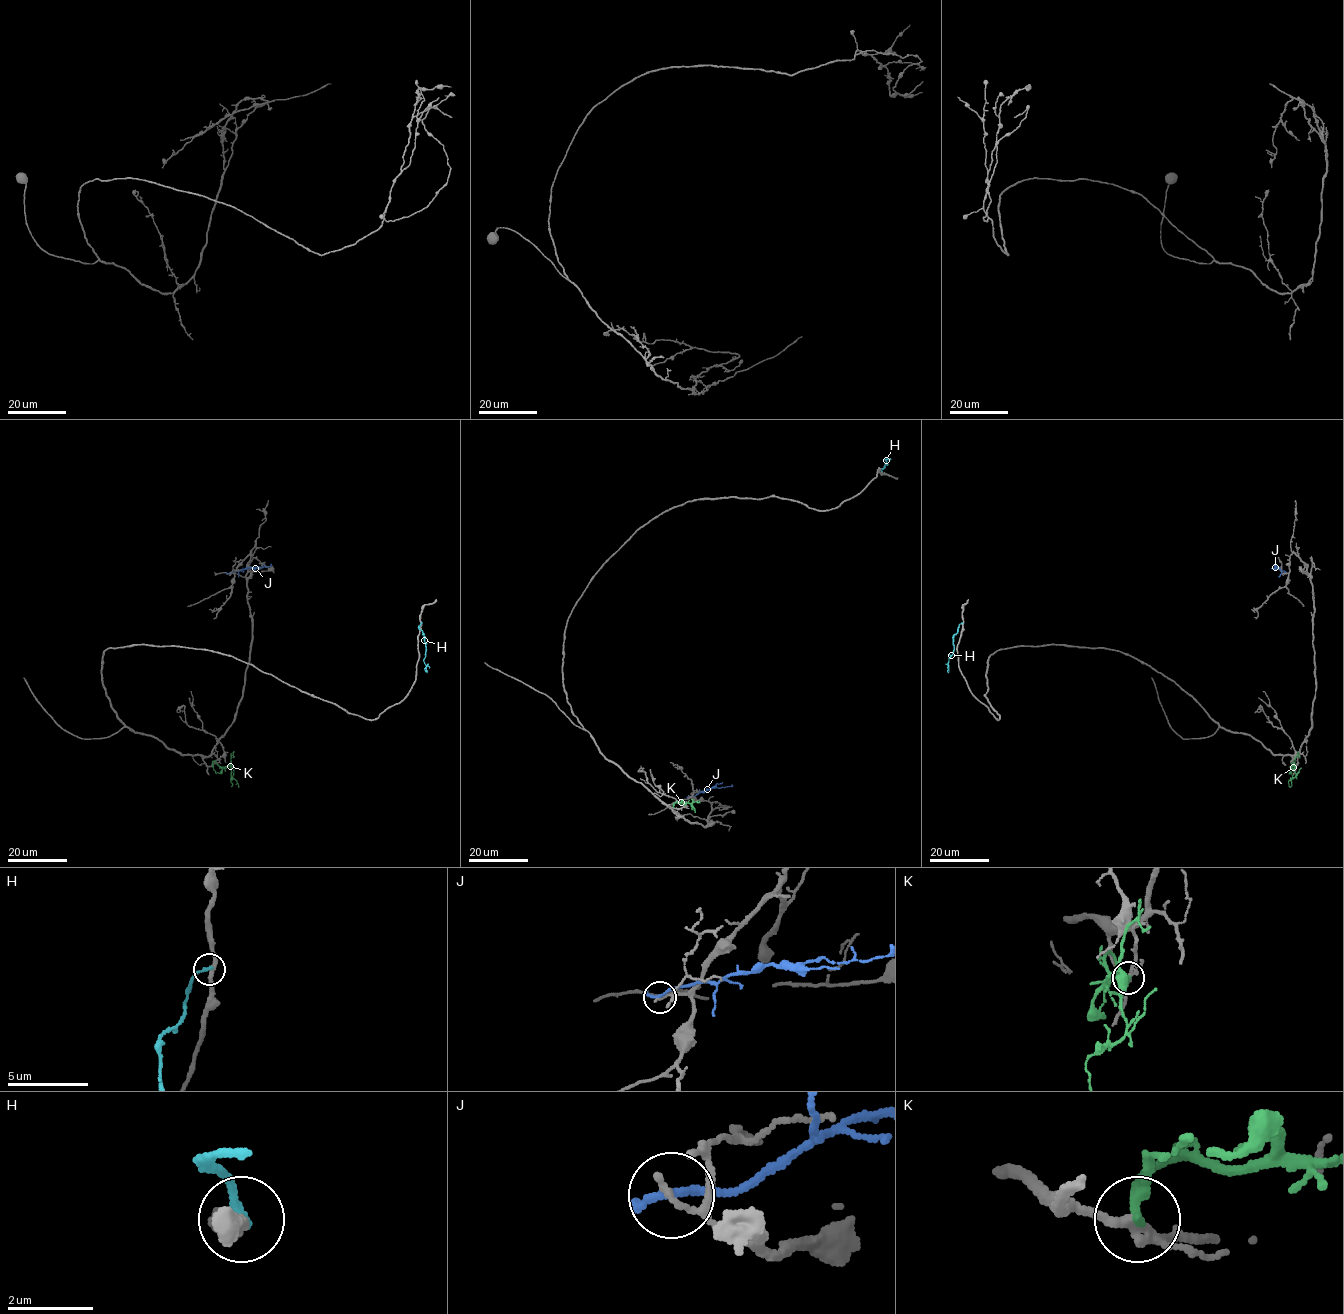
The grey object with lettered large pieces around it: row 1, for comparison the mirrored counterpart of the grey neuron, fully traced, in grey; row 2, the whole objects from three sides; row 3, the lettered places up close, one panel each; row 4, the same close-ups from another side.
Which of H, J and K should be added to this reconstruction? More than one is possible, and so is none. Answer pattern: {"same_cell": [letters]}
{"same_cell": []}

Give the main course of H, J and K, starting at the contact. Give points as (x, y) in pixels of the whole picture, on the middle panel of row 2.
H: (882, 473), (880, 470), (888, 459)
J: (689, 797), (732, 785)
K: (673, 807), (674, 803), (692, 806), (694, 802), (700, 801)

